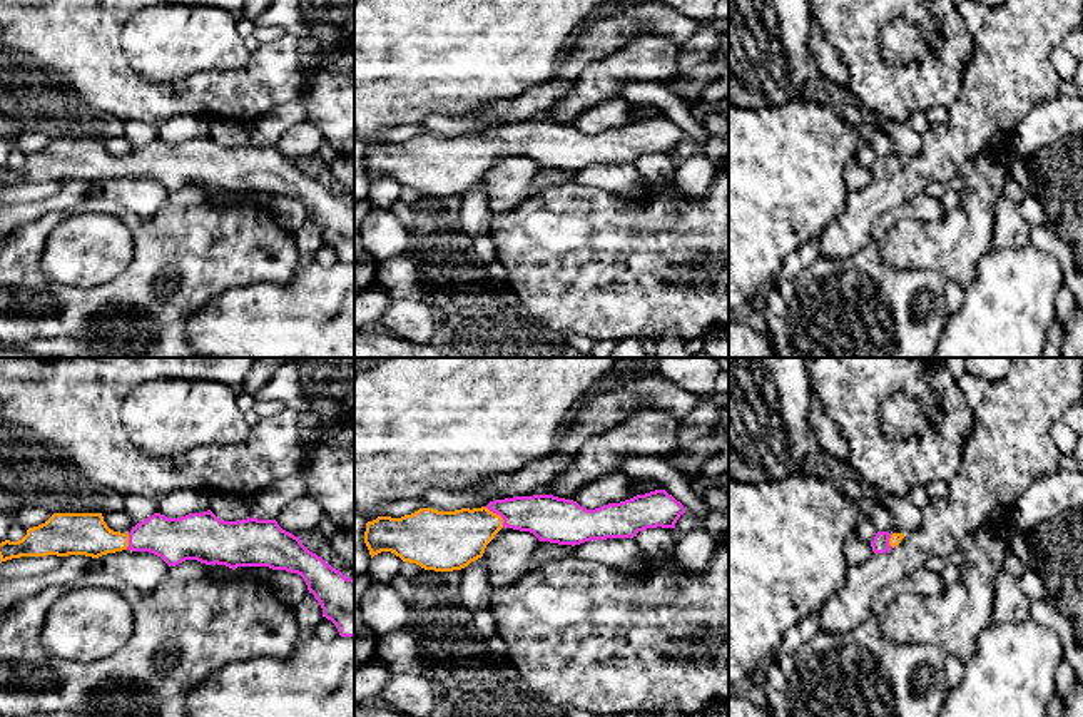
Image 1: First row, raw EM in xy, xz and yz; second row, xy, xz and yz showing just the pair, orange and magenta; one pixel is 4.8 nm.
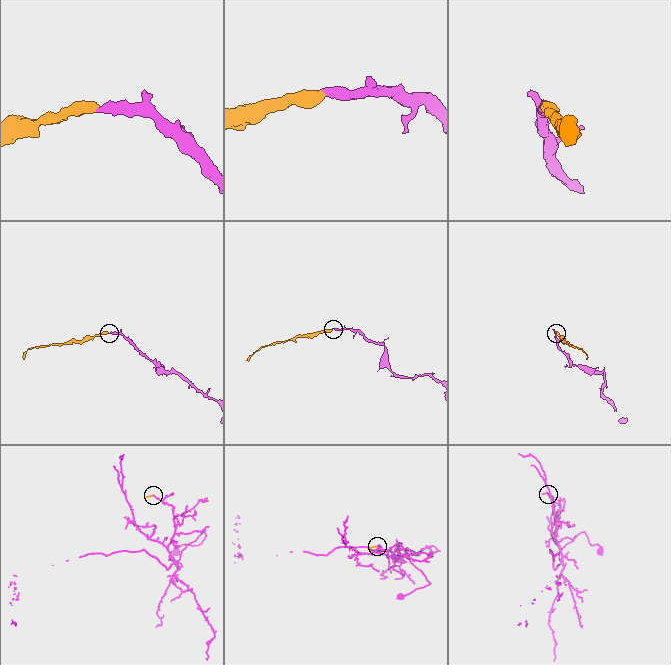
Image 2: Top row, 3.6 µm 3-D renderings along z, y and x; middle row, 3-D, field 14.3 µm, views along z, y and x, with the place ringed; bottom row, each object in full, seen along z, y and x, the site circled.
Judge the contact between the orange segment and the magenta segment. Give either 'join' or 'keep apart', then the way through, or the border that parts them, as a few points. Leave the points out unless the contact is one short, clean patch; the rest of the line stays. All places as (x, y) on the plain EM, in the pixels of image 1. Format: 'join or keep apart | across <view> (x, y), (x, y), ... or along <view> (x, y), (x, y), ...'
join | across xz (452, 166), (473, 156), (495, 139), (540, 139), (547, 142)

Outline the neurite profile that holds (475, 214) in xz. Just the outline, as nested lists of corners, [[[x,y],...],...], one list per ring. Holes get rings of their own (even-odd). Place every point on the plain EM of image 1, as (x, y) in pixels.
[[[481,182],[463,197],[460,209],[461,231],[473,241],[481,234],[490,232],[493,217],[495,214],[488,206],[486,187]]]

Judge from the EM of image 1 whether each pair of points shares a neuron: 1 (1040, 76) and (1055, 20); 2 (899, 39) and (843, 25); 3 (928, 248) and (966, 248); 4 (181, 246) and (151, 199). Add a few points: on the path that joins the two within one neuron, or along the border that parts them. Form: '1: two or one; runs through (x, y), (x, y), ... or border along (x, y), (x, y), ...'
1: one; runs through (1040, 62), (1042, 34)
2: two; border along (913, 20), (883, 27), (886, 61)
3: one; runs through (938, 246), (956, 246)
4: two; border along (166, 201), (147, 218), (137, 218), (119, 206)

